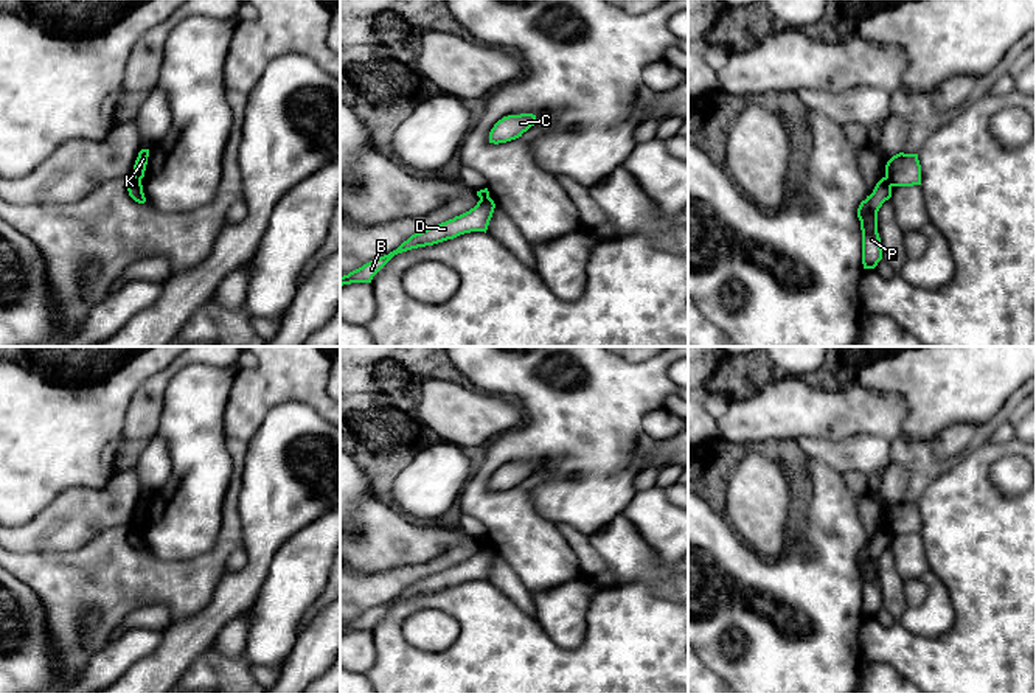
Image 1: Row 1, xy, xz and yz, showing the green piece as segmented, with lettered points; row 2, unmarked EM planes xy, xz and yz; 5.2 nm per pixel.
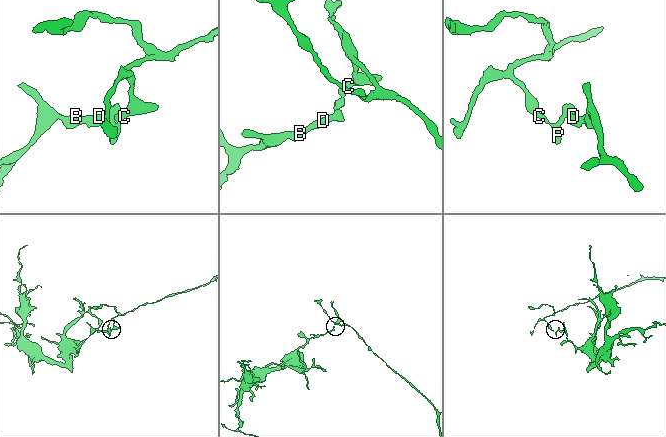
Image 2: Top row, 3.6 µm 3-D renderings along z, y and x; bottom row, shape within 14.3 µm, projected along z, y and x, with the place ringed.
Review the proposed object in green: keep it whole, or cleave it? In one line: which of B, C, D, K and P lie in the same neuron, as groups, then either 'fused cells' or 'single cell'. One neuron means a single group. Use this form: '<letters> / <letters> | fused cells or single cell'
B D K / C P | fused cells

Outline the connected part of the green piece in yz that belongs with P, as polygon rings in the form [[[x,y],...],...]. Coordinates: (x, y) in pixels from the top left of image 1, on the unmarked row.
[[[882,525],[873,541],[860,550],[857,566],[862,578],[862,612],[864,617],[874,617],[882,608],[881,586],[878,581],[878,559],[892,545],[892,533]]]

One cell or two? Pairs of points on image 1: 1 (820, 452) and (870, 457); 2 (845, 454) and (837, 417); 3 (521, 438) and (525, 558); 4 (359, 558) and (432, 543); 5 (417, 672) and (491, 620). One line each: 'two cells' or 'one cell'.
1: one cell
2: two cells
3: one cell
4: one cell
5: one cell

